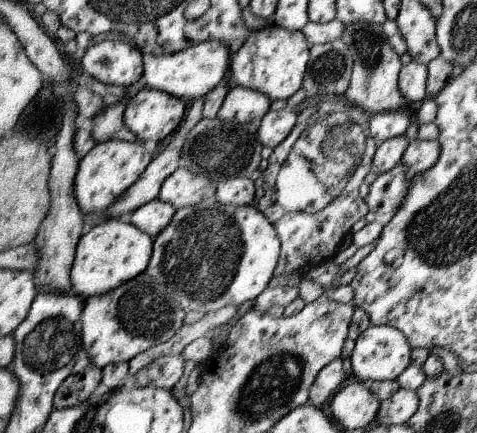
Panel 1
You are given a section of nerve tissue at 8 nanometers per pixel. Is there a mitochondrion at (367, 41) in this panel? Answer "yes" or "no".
yes

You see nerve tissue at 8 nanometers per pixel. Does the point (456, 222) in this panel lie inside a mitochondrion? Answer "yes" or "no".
yes

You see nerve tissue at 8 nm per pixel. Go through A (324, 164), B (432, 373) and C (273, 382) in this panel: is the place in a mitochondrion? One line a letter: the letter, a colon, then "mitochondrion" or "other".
A: mitochondrion
B: other
C: mitochondrion

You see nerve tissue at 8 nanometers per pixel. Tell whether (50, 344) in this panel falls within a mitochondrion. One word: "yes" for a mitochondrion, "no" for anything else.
yes

